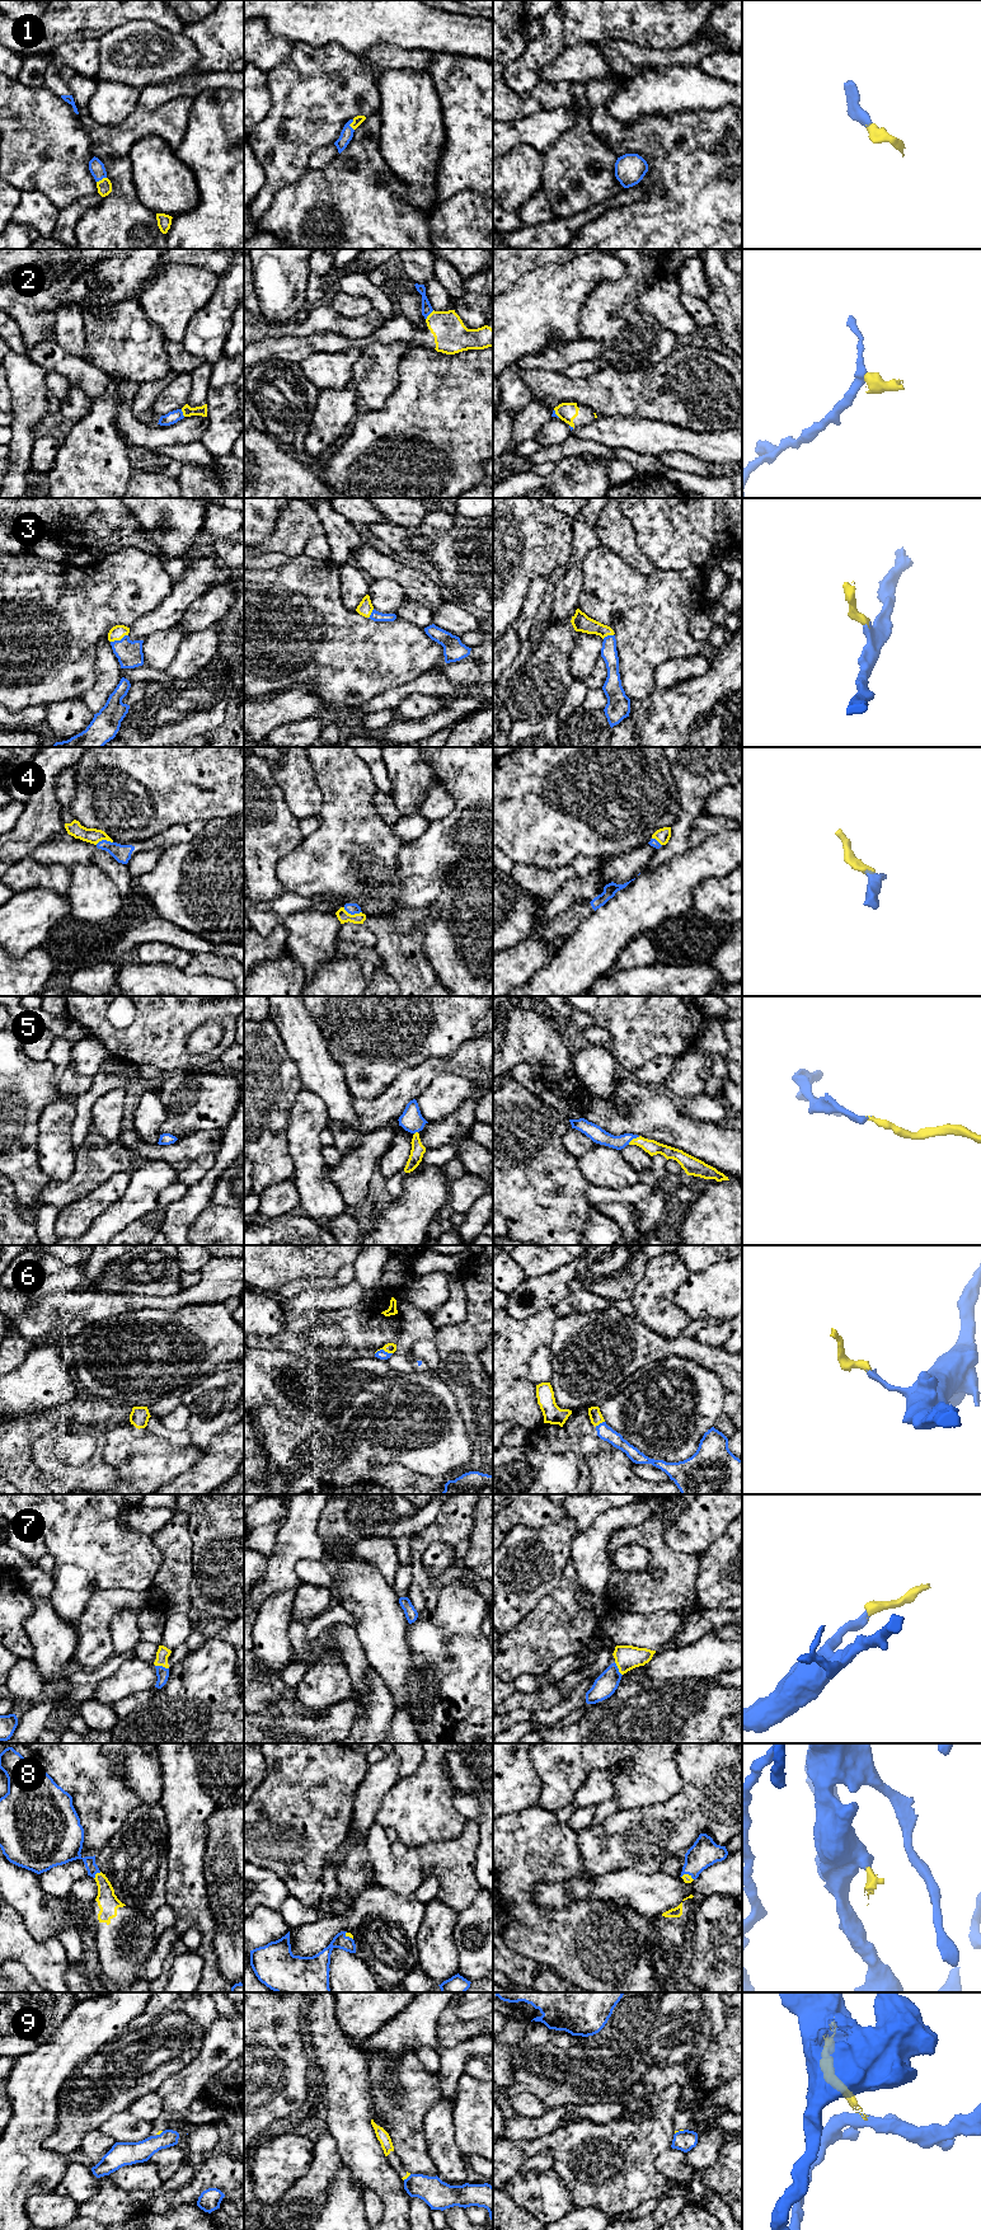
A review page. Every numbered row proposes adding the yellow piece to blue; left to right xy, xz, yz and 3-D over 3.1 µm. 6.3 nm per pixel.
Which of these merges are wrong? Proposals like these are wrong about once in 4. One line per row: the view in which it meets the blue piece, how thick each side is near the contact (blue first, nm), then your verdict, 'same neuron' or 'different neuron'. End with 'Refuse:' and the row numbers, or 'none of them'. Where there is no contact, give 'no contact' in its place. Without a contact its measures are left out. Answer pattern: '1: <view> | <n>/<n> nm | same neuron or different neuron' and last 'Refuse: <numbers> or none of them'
1: xz | 80/60 nm | same neuron
2: xz | 70/220 nm | different neuron
3: xy | 160/90 nm | same neuron
4: xz | 70/80 nm | same neuron
5: yz | 100/90 nm | same neuron
6: xz | 60/60 nm | same neuron
7: xy | 80/80 nm | same neuron
8: xy | 190/130 nm | same neuron
9: yz | 130/20 nm | different neuron
Refuse: 2, 9

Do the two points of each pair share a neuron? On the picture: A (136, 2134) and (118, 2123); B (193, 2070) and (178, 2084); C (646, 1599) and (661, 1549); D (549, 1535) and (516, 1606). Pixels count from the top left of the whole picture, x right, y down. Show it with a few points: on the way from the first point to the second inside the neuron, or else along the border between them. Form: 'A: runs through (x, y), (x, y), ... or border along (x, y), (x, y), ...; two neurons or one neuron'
A: runs through (132, 2131), (122, 2127); one neuron
B: runs through (189, 2074), (182, 2081); one neuron
C: runs through (658, 1587), (669, 1577), (667, 1562); one neuron
D: runs through (534, 1553), (516, 1576), (516, 1588); one neuron

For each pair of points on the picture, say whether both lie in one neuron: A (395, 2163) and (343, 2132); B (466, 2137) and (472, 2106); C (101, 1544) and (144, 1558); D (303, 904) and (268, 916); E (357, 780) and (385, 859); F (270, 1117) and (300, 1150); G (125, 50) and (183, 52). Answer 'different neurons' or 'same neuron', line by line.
A: different neurons
B: same neuron
C: same neuron
D: same neuron
E: same neuron
F: different neurons
G: same neuron

